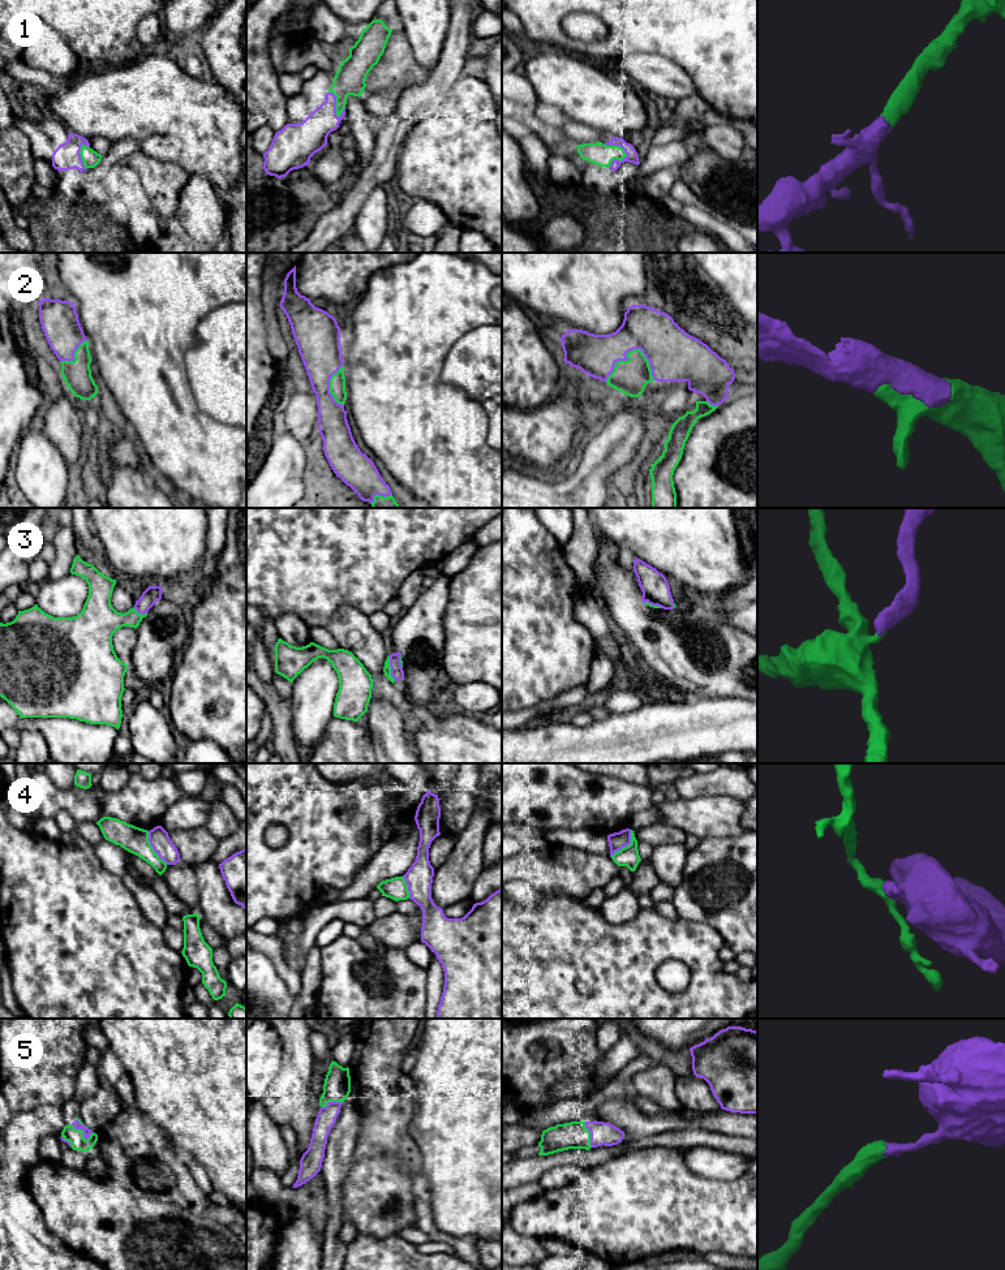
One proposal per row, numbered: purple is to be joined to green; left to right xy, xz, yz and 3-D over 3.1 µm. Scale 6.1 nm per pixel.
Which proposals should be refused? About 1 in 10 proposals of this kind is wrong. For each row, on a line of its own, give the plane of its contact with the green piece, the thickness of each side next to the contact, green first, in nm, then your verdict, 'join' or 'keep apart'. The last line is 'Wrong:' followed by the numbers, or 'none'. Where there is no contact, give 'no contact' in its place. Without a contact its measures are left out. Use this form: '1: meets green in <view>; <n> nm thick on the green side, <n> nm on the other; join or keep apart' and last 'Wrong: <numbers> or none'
1: meets green in yz; 140 nm thick on the green side, 70 nm on the other; join
2: meets green in yz; 220 nm thick on the green side, 300 nm on the other; join
3: meets green in xz; 50 nm thick on the green side, 80 nm on the other; join
4: meets green in xy; 160 nm thick on the green side, 120 nm on the other; keep apart
5: meets green in xy; 100 nm thick on the green side, 50 nm on the other; join
Wrong: 4

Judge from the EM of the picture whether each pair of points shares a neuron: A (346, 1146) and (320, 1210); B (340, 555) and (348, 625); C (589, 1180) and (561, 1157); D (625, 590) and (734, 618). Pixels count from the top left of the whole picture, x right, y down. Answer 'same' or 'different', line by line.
A: different
B: different
C: different
D: different

